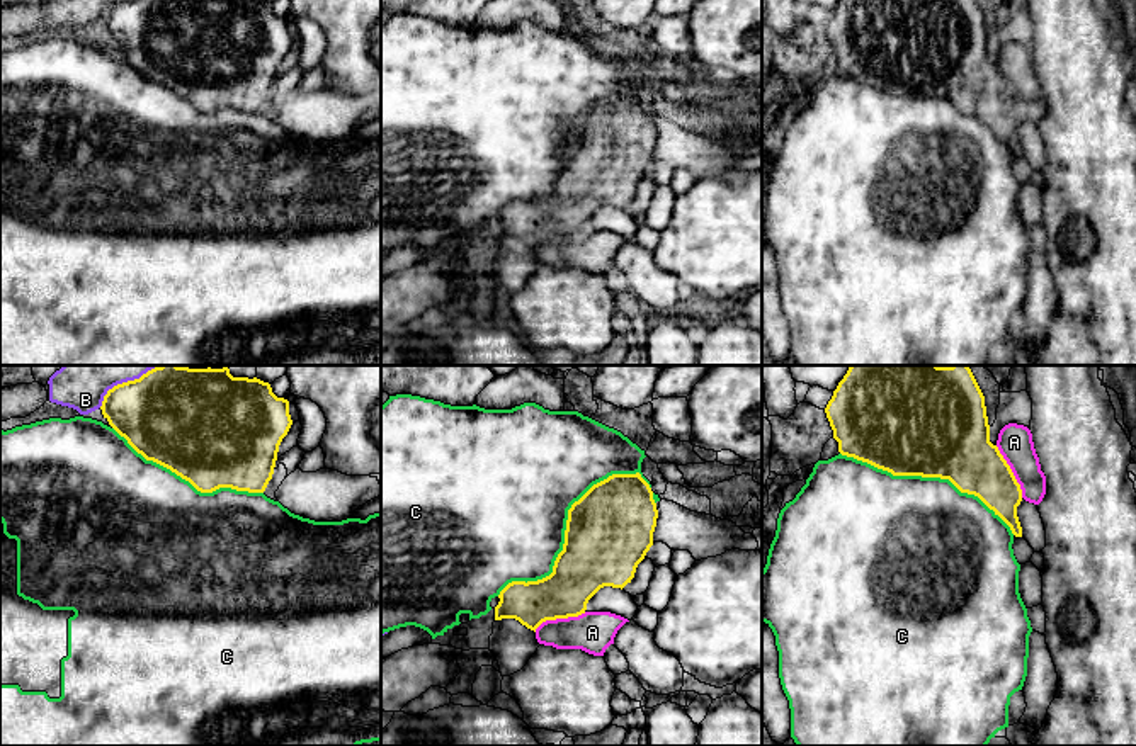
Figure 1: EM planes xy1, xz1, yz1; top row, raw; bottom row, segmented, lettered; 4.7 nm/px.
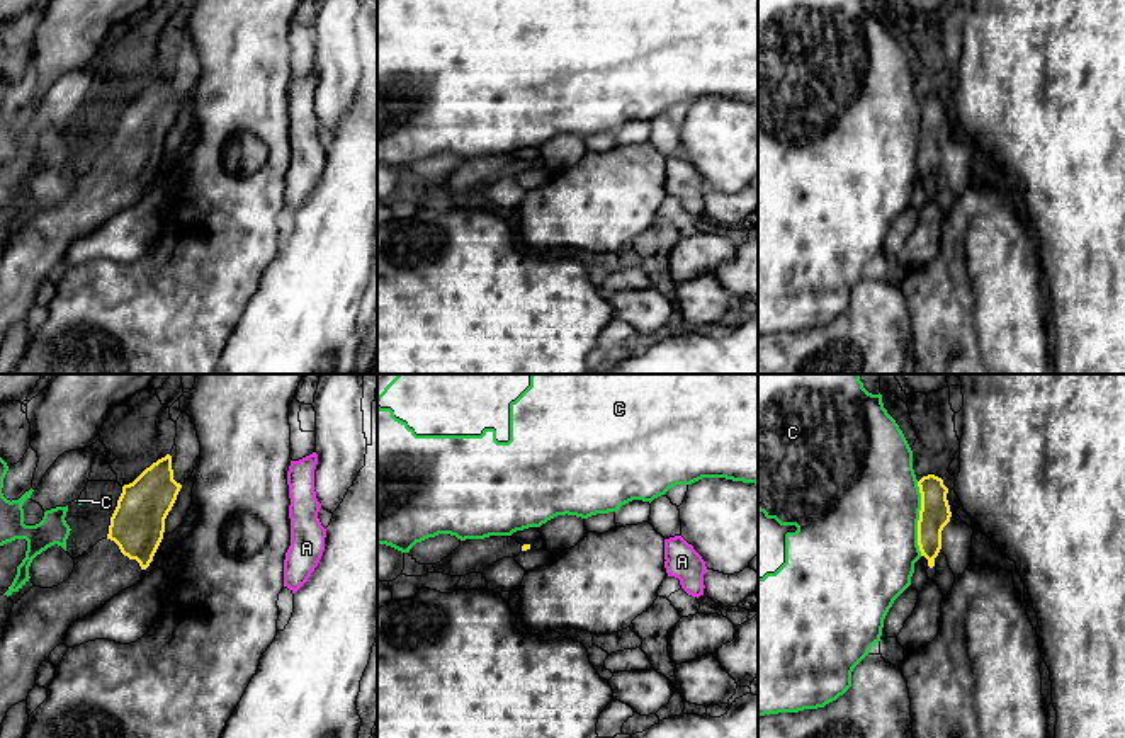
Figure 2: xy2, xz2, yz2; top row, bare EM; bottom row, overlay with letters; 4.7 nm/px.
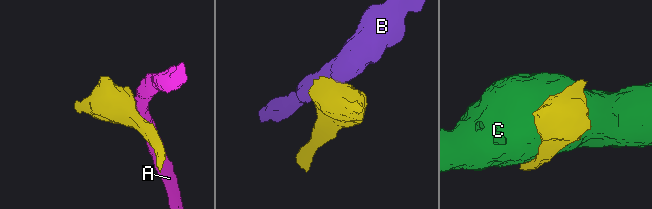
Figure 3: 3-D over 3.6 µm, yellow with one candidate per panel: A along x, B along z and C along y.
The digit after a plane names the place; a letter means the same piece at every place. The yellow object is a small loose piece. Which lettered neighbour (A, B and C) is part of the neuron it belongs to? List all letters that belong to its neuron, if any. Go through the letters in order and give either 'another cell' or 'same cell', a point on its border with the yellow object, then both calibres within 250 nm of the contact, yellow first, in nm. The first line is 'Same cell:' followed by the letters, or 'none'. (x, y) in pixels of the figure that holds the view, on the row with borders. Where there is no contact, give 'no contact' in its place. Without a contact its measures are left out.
Same cell: none
A: another cell; contact xz1 (560, 617); calibres 260 and 190 nm
B: another cell; contact xy1 (128, 381); calibres 460 and 280 nm
C: another cell; contact xz1 (567, 527); calibres 400 and 480 nm

